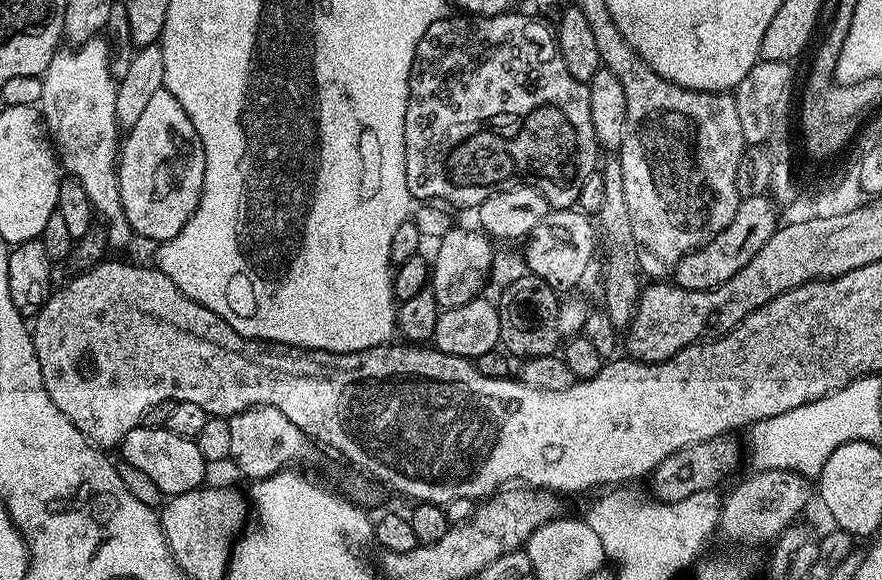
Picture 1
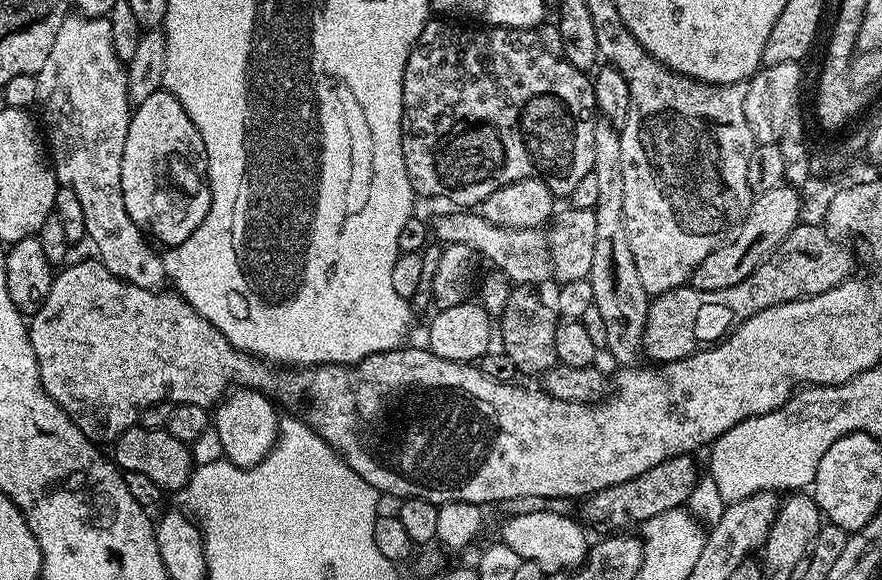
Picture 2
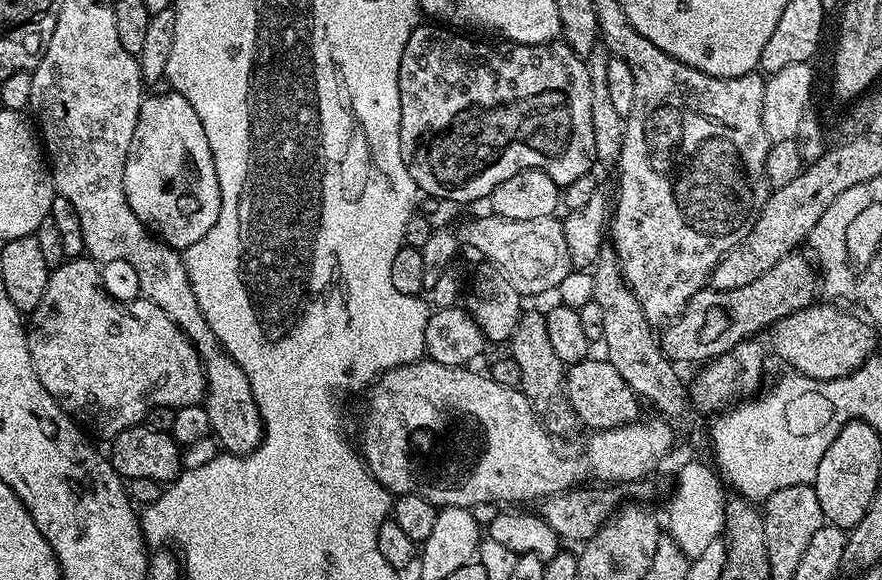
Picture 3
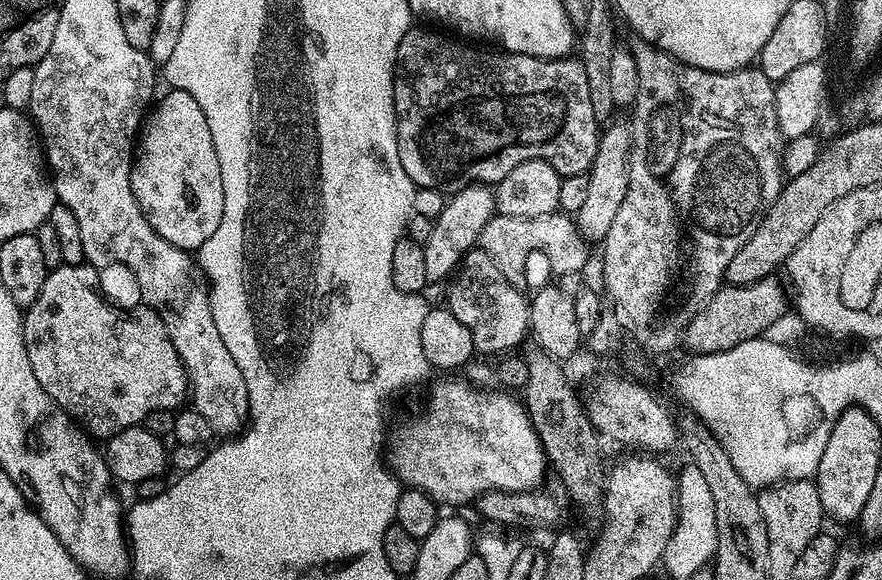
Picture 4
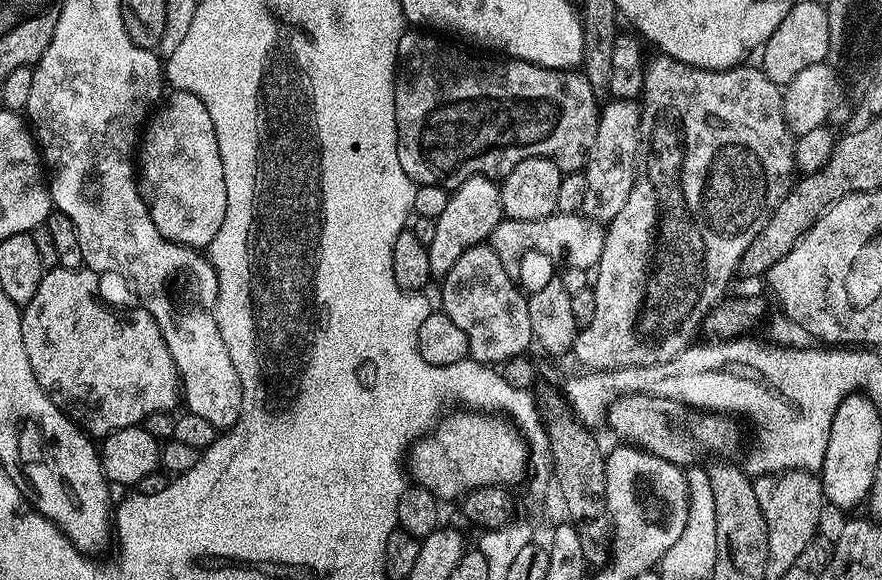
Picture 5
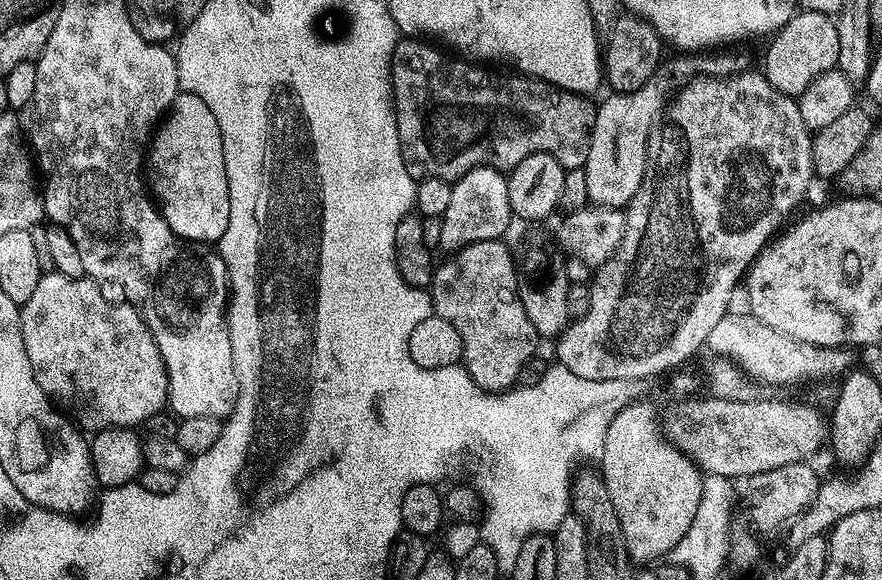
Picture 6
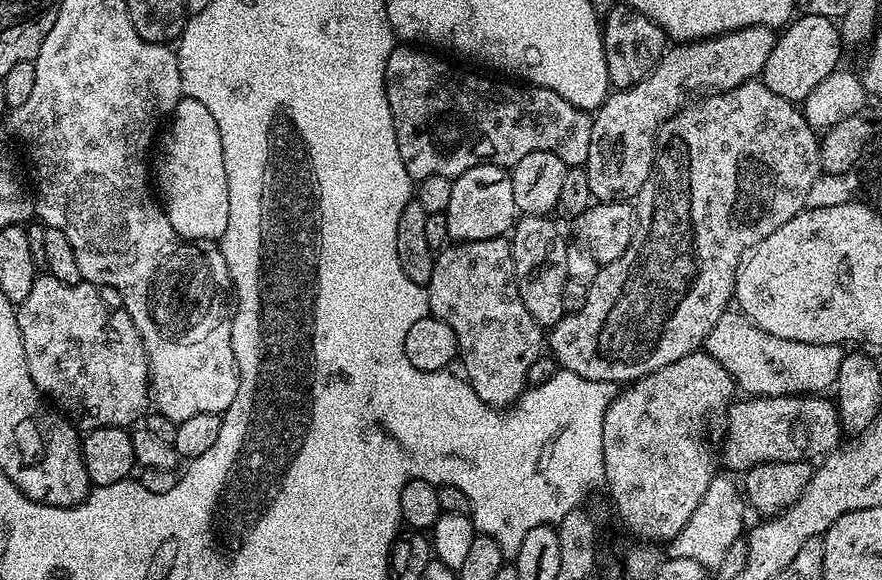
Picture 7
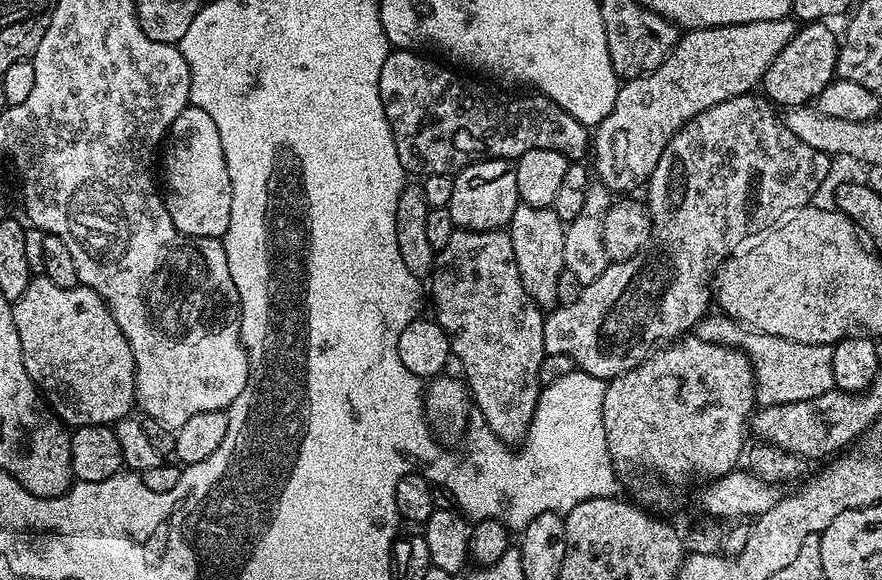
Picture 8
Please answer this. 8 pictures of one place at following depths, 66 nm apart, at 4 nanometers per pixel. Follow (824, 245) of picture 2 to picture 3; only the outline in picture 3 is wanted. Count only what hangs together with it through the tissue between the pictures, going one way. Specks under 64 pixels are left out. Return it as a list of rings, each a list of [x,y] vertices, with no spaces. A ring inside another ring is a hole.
[[[799,251],[791,252],[774,262],[774,266],[766,270],[762,278],[754,278],[754,282],[738,290],[705,290],[694,294],[679,316],[663,329],[664,336],[659,337],[665,356],[681,365],[692,364],[695,360],[715,360],[743,340],[755,337],[762,328],[767,329],[777,320],[809,308],[818,296],[818,272],[809,257],[808,261],[800,255]]]

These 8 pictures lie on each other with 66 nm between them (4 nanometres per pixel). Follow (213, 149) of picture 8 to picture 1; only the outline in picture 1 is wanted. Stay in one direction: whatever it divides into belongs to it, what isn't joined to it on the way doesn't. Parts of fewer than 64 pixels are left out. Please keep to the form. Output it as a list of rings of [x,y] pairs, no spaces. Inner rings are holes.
[[[162,87],[150,99],[122,144],[122,195],[128,225],[137,237],[163,242],[186,226],[202,198],[204,147],[178,98]]]

